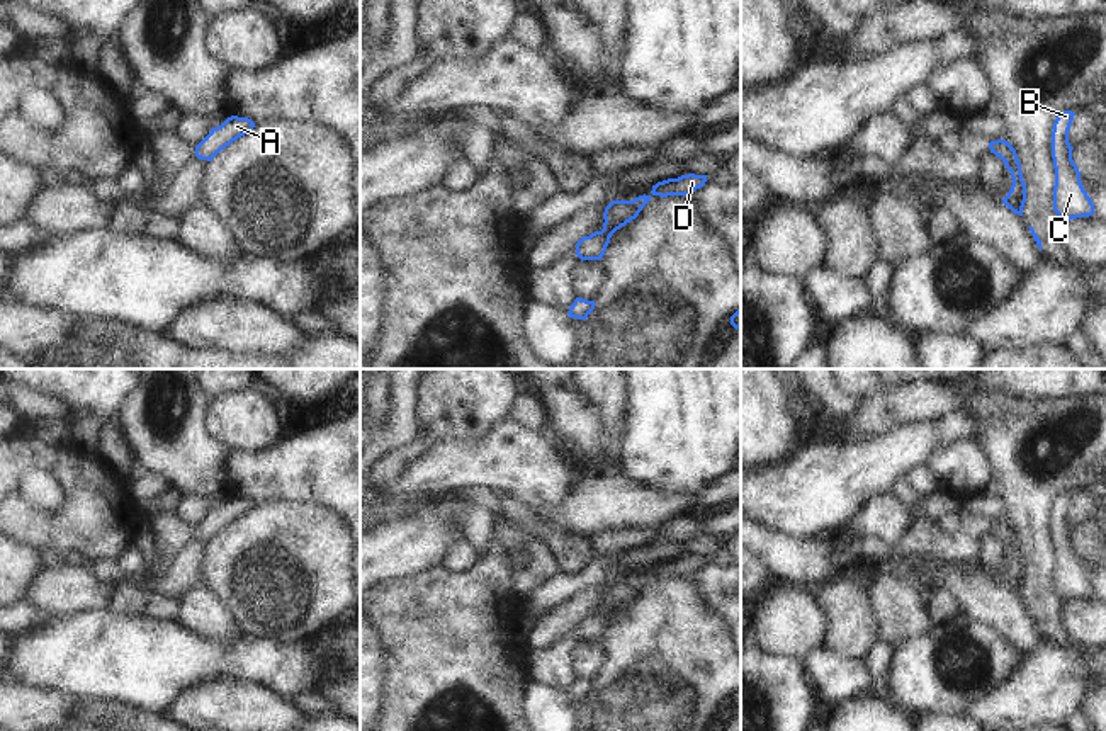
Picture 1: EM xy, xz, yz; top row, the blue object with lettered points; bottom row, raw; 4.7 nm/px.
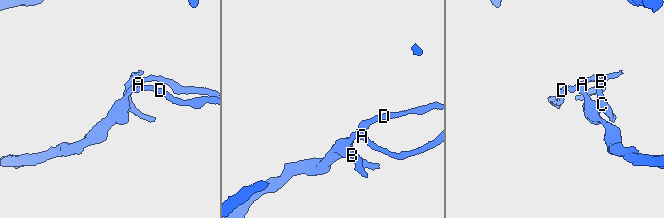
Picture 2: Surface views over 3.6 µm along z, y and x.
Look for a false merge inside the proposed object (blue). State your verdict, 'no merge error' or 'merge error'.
no merge error

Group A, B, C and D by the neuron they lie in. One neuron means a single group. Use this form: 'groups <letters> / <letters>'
groups A B C D

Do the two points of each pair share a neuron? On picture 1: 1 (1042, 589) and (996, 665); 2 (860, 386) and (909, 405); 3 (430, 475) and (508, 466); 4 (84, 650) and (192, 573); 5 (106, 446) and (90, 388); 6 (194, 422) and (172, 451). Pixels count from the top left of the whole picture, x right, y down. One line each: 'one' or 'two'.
1: two
2: two
3: one
4: two
5: one
6: one

